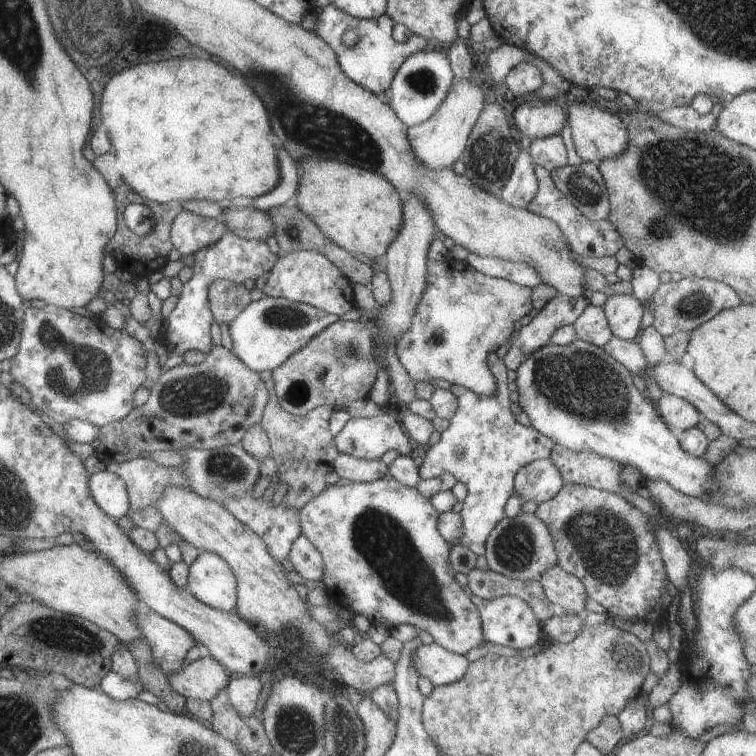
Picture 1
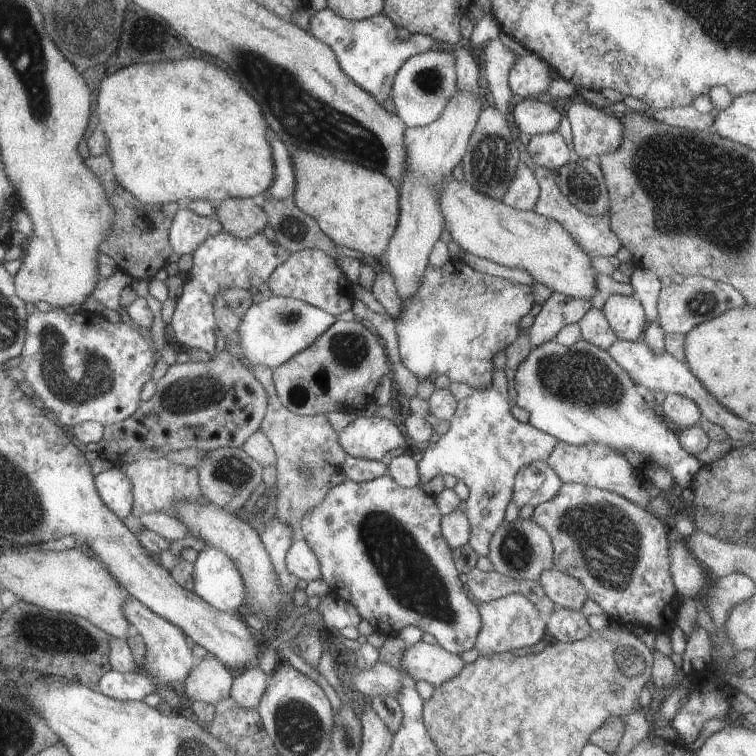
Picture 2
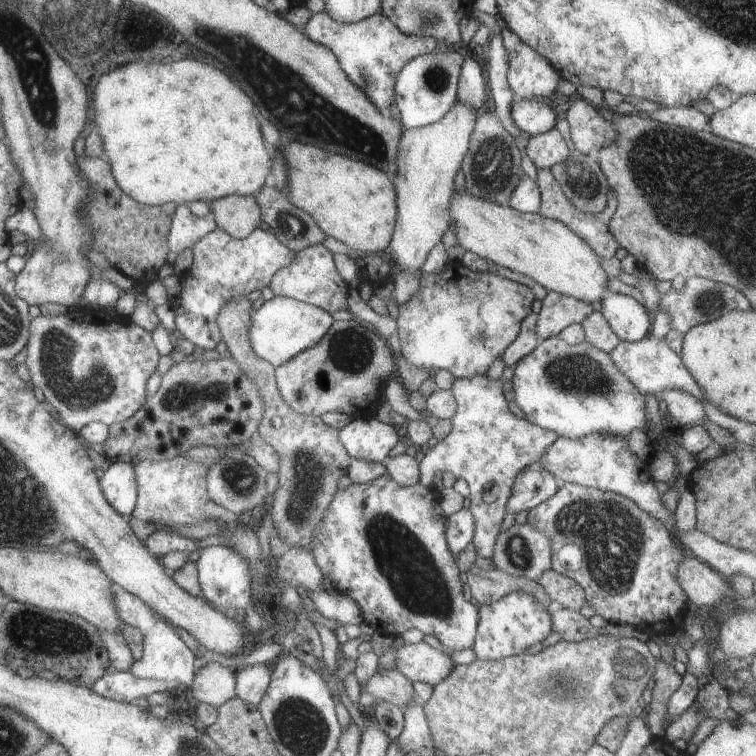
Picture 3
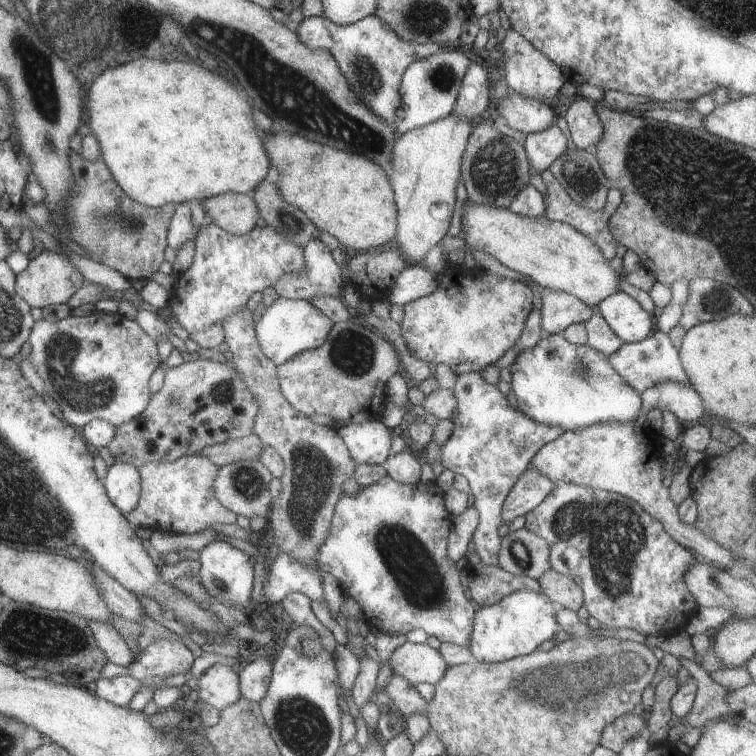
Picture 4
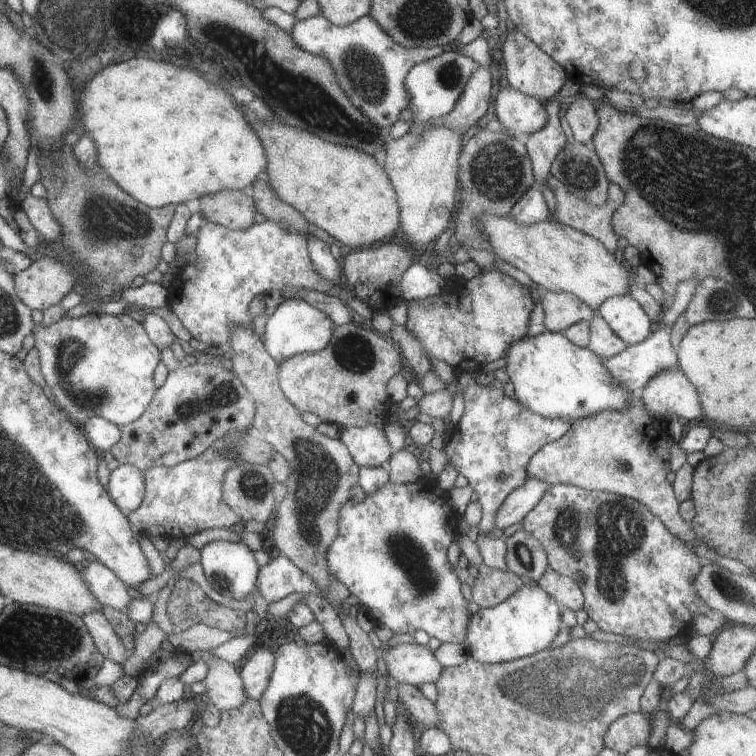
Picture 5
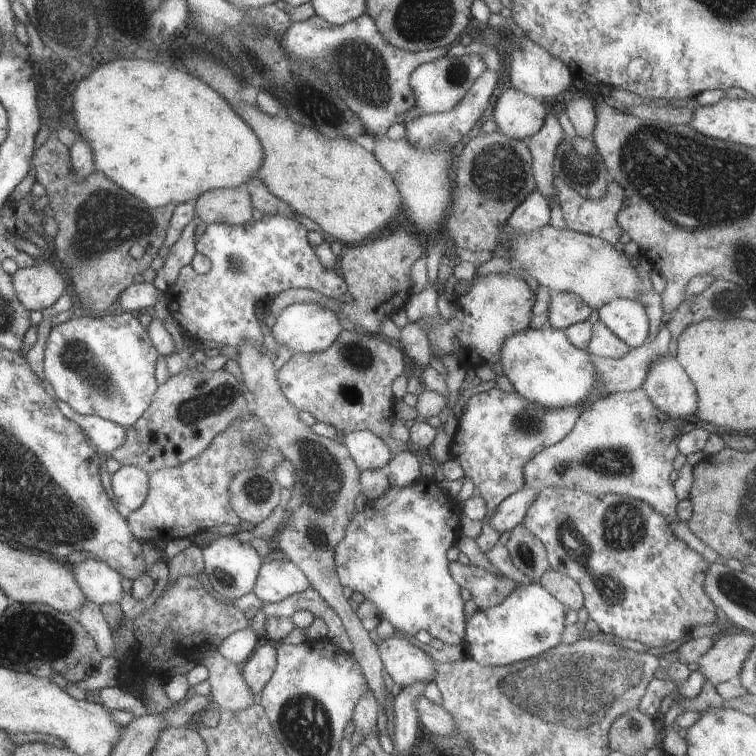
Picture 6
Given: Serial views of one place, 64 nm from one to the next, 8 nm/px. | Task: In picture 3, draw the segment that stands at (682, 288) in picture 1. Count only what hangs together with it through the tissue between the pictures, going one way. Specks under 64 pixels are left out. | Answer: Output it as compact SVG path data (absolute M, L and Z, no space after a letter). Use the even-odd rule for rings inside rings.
M687 278L681 292L675 292L675 288L669 288L669 292L659 300L659 312L667 312L671 316L671 330L677 330L681 334L687 334L691 328L699 324L713 322L731 310L747 312L753 308L747 302L747 298L733 286L717 284L707 278Z

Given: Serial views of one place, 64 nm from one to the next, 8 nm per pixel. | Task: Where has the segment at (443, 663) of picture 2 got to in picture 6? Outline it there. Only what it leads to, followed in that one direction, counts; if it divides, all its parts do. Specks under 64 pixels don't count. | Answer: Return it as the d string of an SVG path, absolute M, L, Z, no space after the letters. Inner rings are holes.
M393 636L377 642L385 674L399 686L415 682L431 682L435 676L435 662L421 648L411 646L409 640Z

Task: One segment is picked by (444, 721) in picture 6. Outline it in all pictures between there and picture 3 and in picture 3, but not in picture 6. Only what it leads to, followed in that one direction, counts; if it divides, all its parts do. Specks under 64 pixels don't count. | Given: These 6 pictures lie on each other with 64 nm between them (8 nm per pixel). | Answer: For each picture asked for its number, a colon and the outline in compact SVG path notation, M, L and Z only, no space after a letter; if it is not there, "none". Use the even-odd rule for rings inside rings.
3: M397 670L373 672L373 676L359 686L361 686L361 692L365 692L377 700L391 702L401 712L405 710L407 702L415 696L413 684L405 676L401 676Z
4: M393 674L383 692L391 696L391 708L397 710L401 716L427 716L429 712L429 702L415 690L413 684L409 684L401 676Z
5: M395 684L395 686L397 686L397 698L399 698L397 702L407 708L413 722L423 726L425 730L439 726L439 712L437 712L435 704L429 702L421 694L419 688L409 686L409 684Z

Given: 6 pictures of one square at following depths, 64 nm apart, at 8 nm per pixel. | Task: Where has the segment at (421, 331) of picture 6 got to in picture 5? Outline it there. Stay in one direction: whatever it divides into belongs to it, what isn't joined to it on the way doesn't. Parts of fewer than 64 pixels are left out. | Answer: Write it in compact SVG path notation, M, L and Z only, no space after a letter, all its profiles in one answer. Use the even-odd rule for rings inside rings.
M391 326L389 336L391 336L393 344L399 348L399 352L403 354L403 358L407 360L407 364L417 374L417 378L421 378L423 374L427 374L431 370L433 364L427 358L425 350L423 350L423 346L415 334L409 334L405 326Z

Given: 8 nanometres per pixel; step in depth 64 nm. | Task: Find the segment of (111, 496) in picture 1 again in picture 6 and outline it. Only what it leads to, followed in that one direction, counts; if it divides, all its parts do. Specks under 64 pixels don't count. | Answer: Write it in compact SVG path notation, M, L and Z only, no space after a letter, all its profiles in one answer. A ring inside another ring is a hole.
M121 466L111 474L111 490L121 506L127 510L139 510L149 494L149 474L139 466Z

